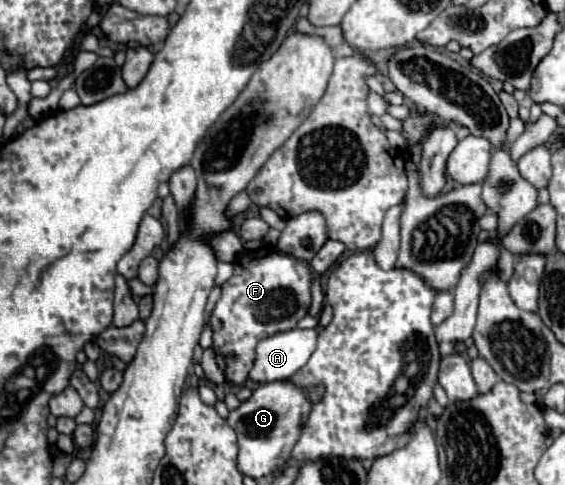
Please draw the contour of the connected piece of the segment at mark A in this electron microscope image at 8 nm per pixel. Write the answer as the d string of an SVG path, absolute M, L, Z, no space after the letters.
M291 329L273 337L261 339L257 345L257 359L249 373L255 383L271 383L289 379L311 357L317 345L315 329Z

